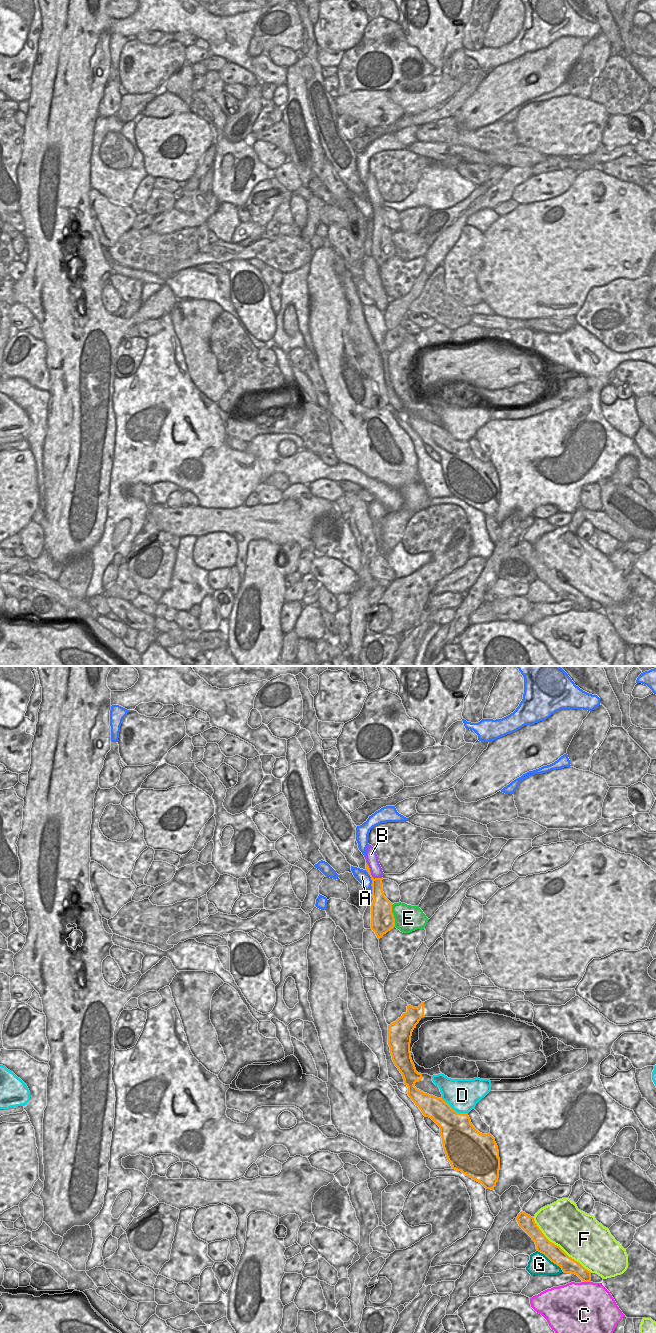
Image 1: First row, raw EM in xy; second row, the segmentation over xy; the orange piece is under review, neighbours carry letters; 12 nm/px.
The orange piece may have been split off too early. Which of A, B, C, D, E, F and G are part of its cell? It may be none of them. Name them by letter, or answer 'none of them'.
B.

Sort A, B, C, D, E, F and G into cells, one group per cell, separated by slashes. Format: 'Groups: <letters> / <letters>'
Groups: A / B / C / D / E / F / G.

